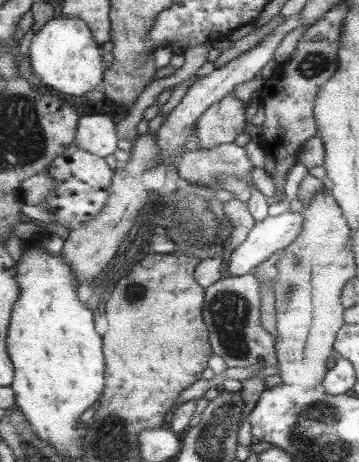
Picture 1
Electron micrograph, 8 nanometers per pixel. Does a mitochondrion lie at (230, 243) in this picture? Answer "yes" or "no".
yes

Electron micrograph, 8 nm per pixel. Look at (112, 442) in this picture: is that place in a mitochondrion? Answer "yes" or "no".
yes

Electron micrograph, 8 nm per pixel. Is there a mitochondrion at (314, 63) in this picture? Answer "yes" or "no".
yes

